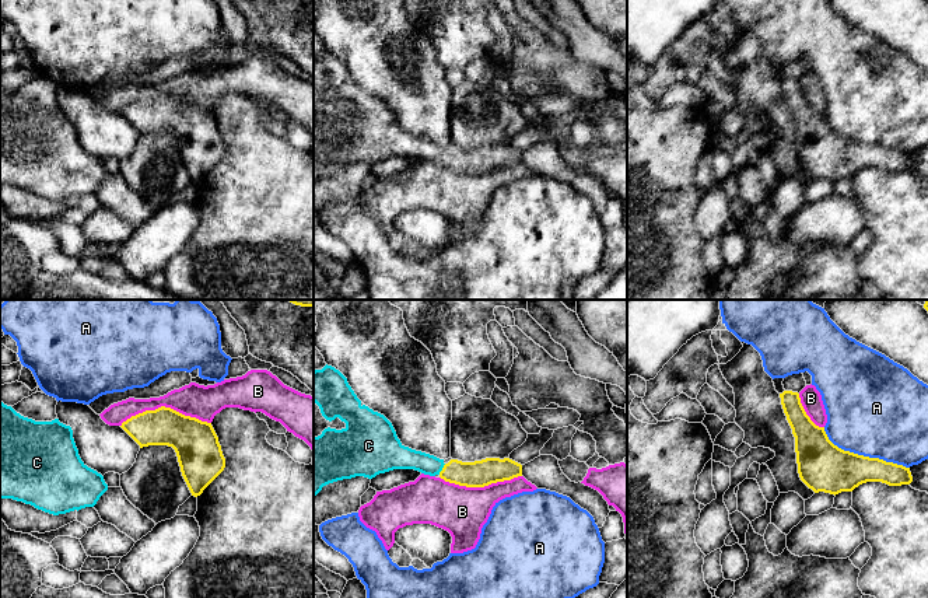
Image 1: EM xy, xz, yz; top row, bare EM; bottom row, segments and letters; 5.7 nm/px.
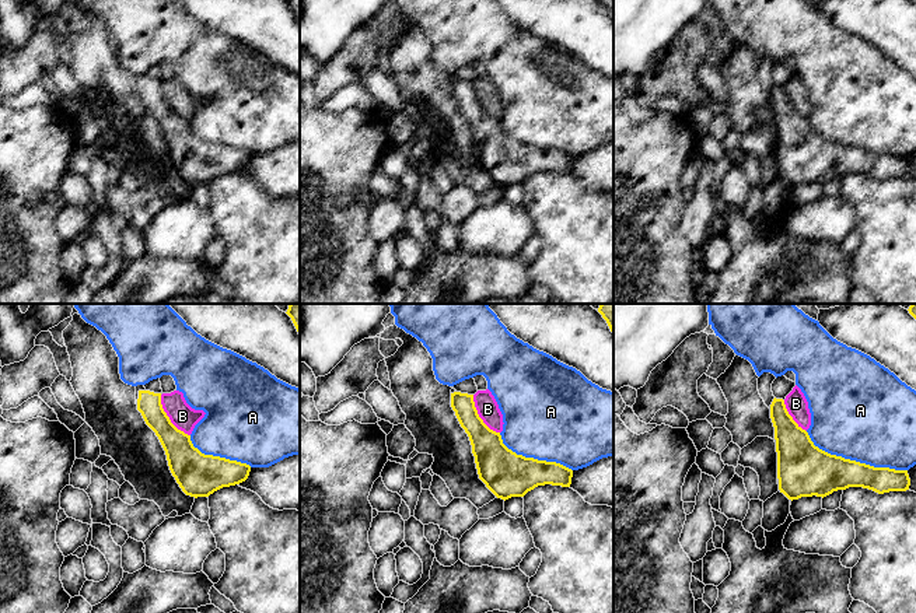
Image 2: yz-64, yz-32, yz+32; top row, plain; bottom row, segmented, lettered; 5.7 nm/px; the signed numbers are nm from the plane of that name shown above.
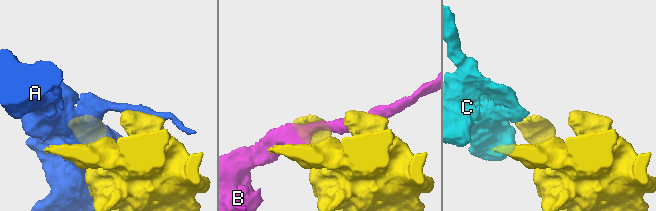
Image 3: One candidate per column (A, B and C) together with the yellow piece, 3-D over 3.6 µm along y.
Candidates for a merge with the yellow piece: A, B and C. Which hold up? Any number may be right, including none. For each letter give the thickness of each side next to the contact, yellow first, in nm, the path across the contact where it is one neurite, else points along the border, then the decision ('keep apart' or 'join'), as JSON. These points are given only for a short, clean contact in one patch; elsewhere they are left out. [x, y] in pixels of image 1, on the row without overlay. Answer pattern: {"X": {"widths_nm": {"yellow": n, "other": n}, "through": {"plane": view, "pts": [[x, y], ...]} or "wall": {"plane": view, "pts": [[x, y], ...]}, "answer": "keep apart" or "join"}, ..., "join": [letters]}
{"A": {"widths_nm": {"yellow": 280, "other": 500}, "answer": "keep apart"}, "B": {"widths_nm": {"yellow": 240, "other": 190}, "answer": "keep apart"}, "C": {"widths_nm": {"yellow": 160, "other": 130}, "through": {"plane": "xz", "pts": [[479, 160], [443, 156], [402, 143]]}, "answer": "join"}, "join": ["C"]}

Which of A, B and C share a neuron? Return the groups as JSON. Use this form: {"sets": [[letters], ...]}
{"sets": [["A"], ["B"], ["C"]]}

